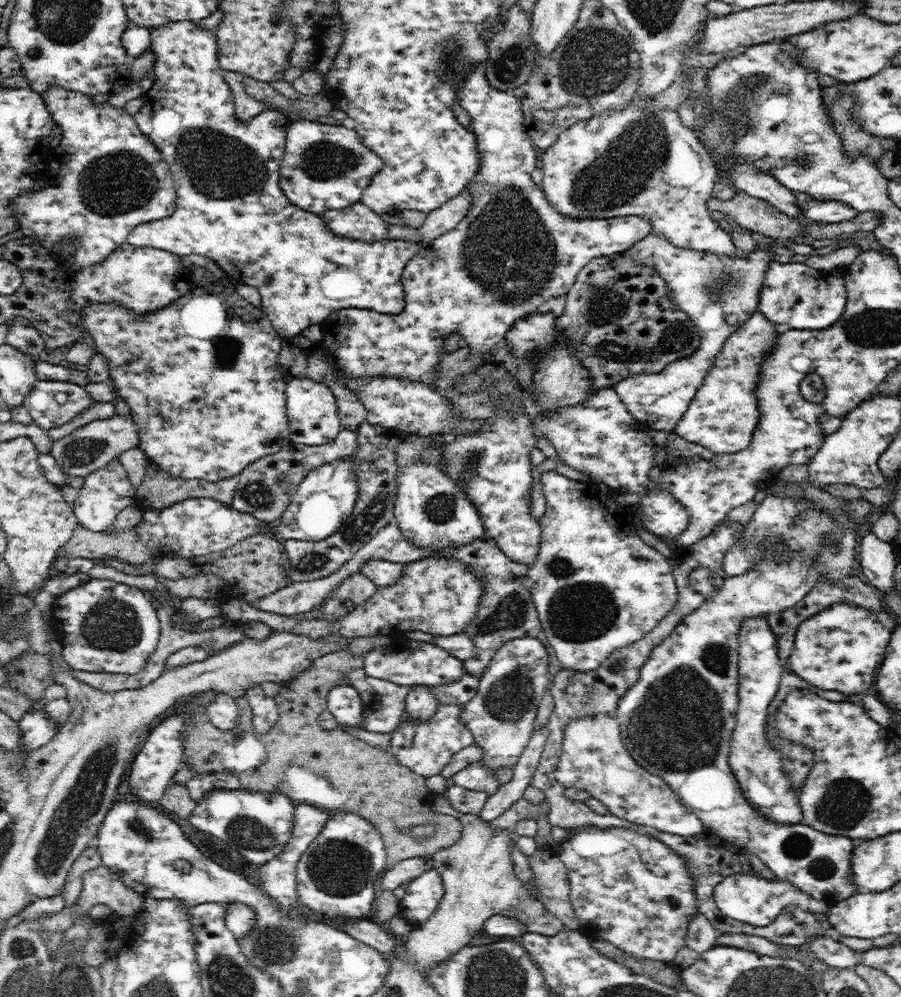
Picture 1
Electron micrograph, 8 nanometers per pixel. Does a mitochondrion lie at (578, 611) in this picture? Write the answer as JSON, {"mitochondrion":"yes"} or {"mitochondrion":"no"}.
{"mitochondrion":"yes"}

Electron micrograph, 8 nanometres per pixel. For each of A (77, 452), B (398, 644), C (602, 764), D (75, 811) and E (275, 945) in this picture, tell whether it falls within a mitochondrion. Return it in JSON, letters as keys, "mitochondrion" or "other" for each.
{"A":"mitochondrion","B":"other","C":"other","D":"mitochondrion","E":"mitochondrion"}

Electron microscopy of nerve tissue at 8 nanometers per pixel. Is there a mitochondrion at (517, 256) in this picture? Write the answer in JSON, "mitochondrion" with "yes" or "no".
{"mitochondrion":"yes"}

